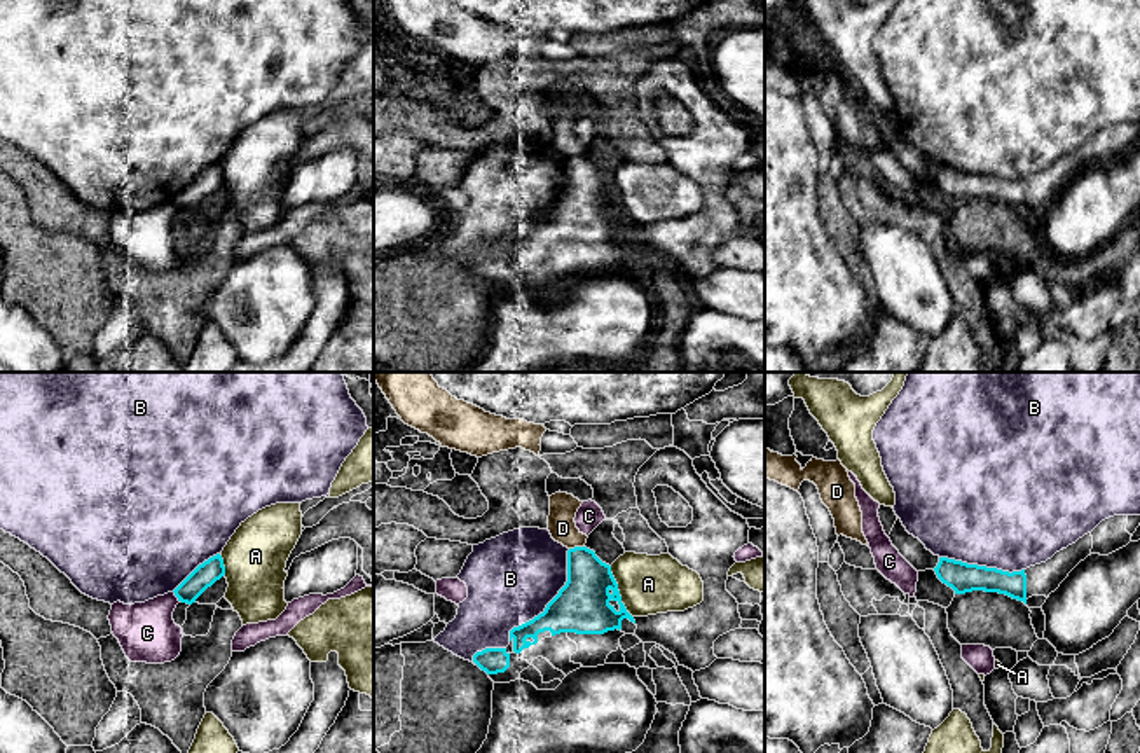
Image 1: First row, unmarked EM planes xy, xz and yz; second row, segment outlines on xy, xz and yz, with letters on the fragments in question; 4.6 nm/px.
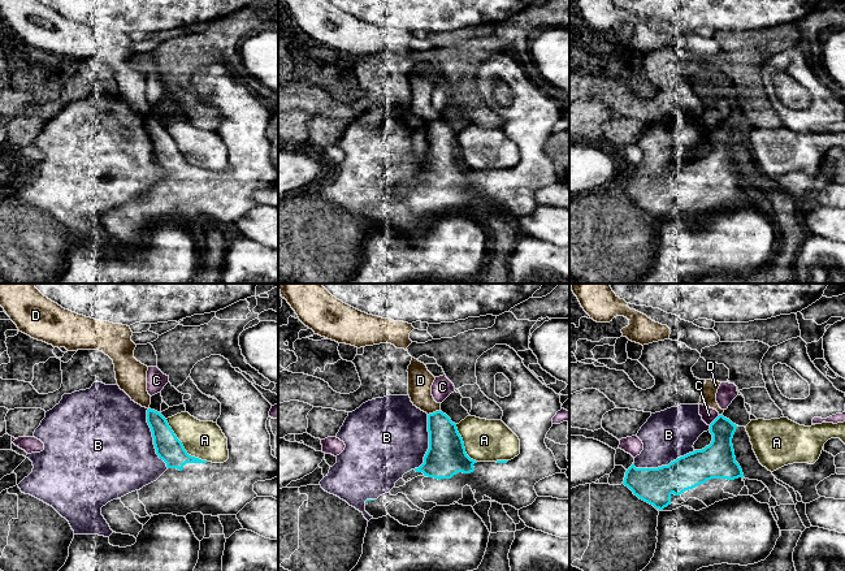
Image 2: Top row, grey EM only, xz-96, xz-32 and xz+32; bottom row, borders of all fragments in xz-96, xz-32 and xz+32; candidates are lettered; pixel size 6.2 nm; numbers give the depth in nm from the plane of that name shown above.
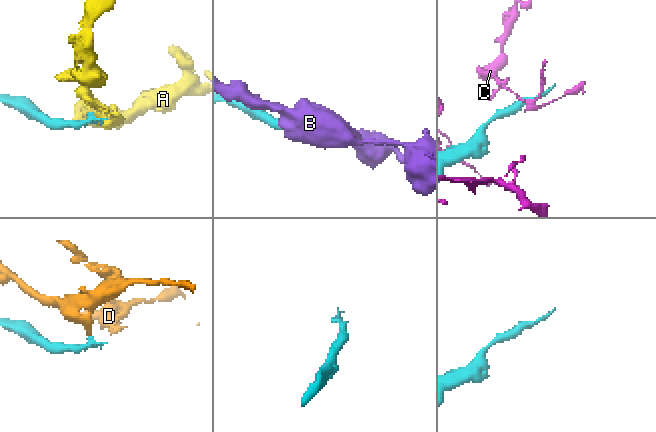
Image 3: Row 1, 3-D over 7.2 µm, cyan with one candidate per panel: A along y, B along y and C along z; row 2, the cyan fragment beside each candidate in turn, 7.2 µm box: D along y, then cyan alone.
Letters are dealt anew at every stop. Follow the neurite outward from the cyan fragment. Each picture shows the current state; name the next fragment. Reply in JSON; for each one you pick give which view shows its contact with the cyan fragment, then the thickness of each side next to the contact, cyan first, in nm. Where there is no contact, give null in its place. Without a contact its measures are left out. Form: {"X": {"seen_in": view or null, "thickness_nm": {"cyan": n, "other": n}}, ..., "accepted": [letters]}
{"accepted": []}

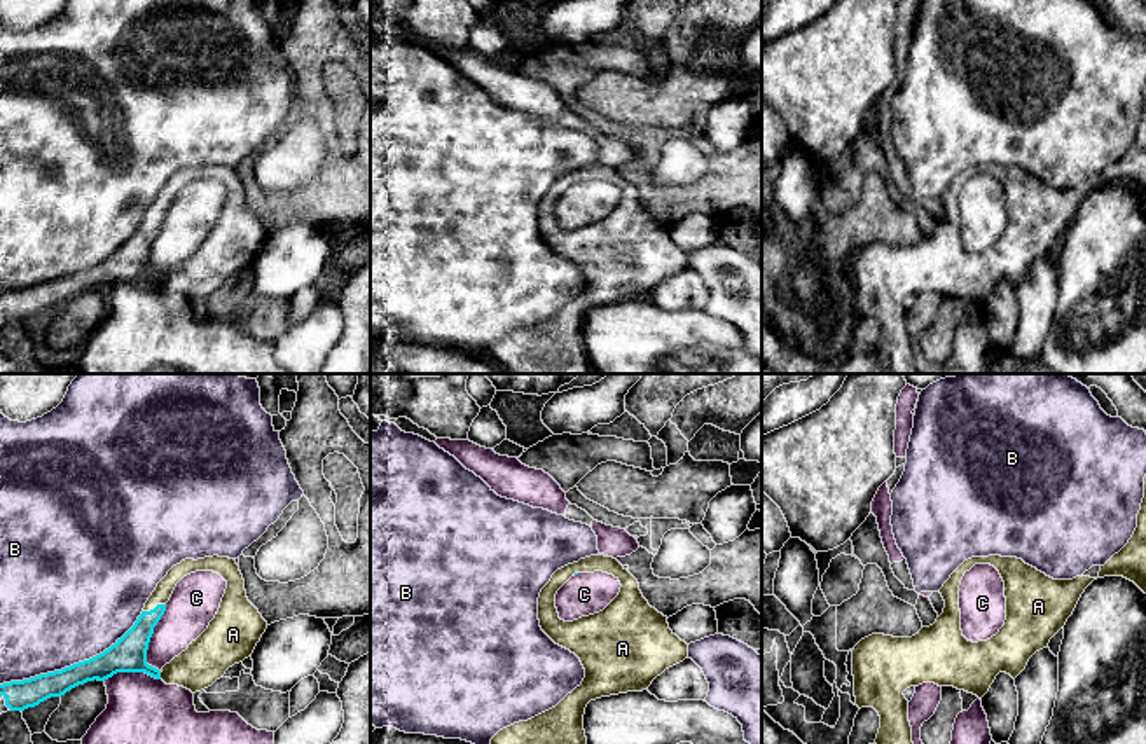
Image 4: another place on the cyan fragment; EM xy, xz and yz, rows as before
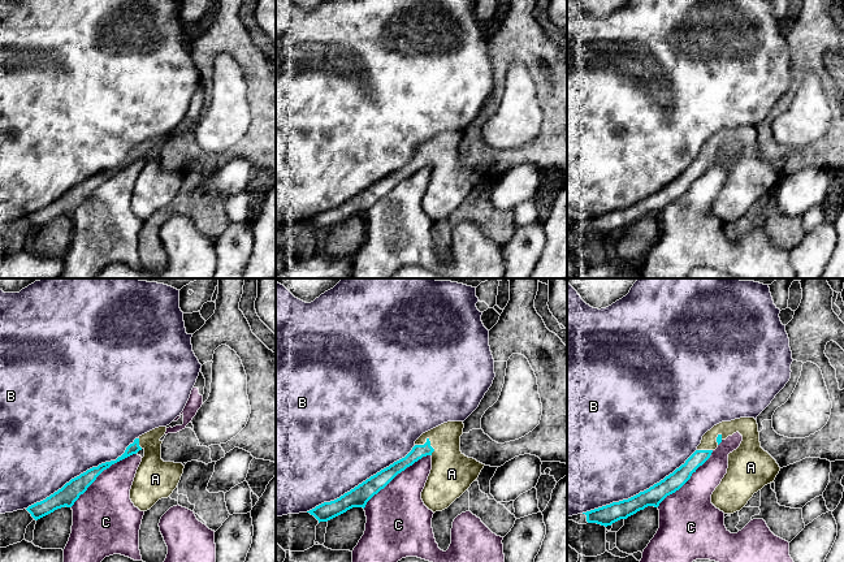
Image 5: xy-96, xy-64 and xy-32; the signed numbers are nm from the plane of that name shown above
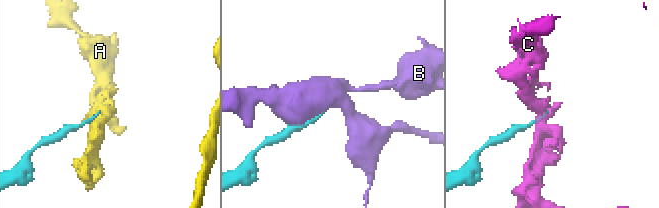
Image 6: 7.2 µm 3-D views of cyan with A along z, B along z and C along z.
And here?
{"A": {"seen_in": "xy", "thickness_nm": {"cyan": 160, "other": 80}}, "accepted": ["A"]}

